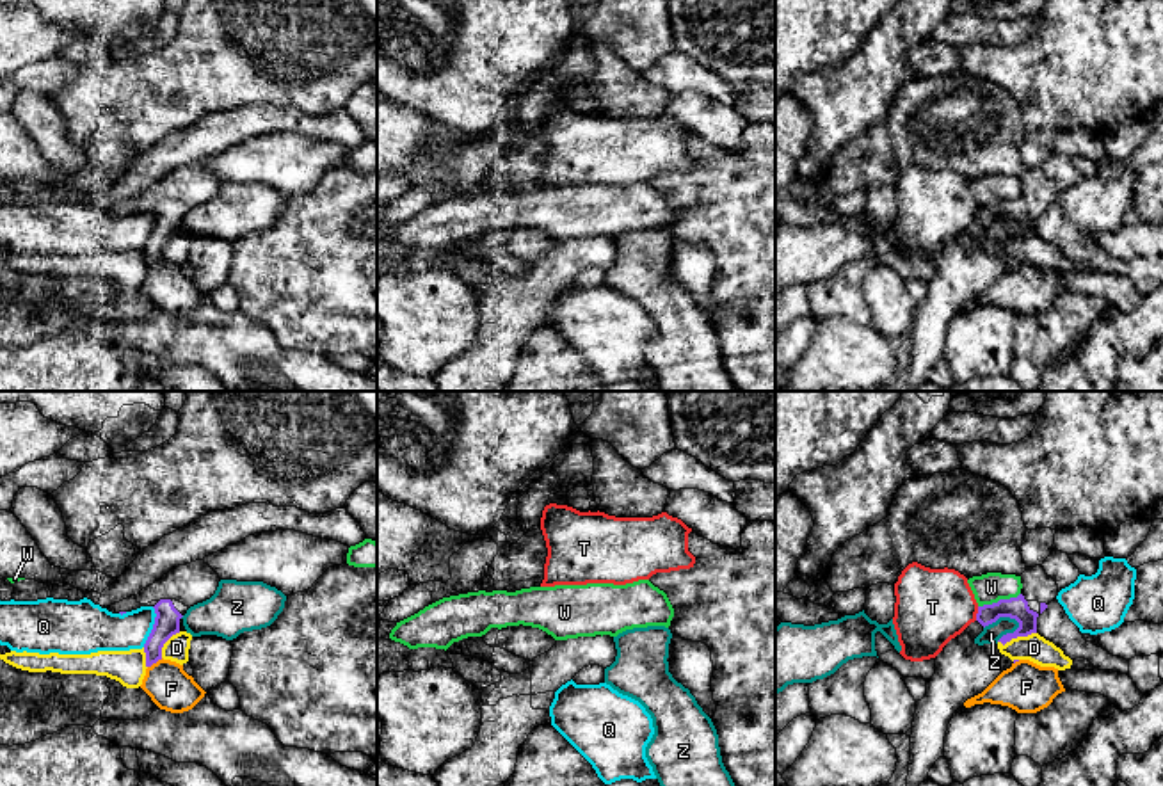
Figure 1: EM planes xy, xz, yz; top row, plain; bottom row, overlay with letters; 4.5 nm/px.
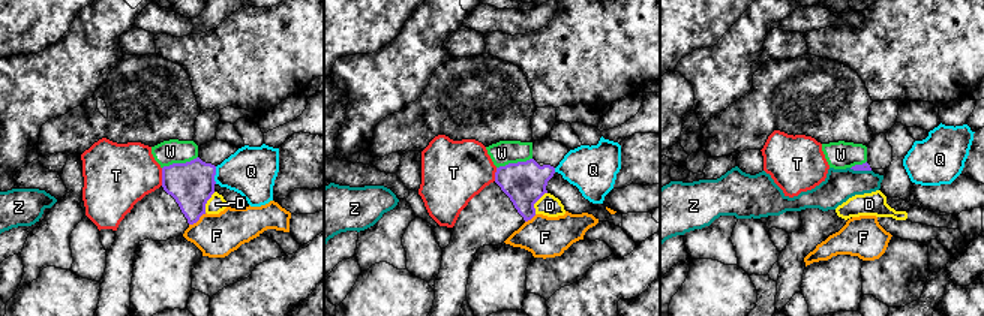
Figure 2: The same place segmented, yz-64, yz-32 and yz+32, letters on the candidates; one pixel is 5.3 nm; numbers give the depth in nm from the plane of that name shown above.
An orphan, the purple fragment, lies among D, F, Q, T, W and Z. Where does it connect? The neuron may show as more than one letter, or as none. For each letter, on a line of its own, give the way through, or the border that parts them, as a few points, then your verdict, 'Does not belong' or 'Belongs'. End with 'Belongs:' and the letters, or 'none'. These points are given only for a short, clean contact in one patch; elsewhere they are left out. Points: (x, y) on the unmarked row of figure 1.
D: Boundary: yz (1035, 233), (1025, 239), (1012, 239), (1003, 246), (998, 244). Does not belong
F: Boundary: xy (162, 260), (148, 269). Does not belong
Q: Does not belong
T: Boundary: yz (978, 208), (975, 221). Does not belong
W: Boundary: yz (1019, 194), (978, 208). Does not belong
Z: Boundary: yz (1019, 224), (998, 219), (984, 230). Does not belong
Belongs: none

